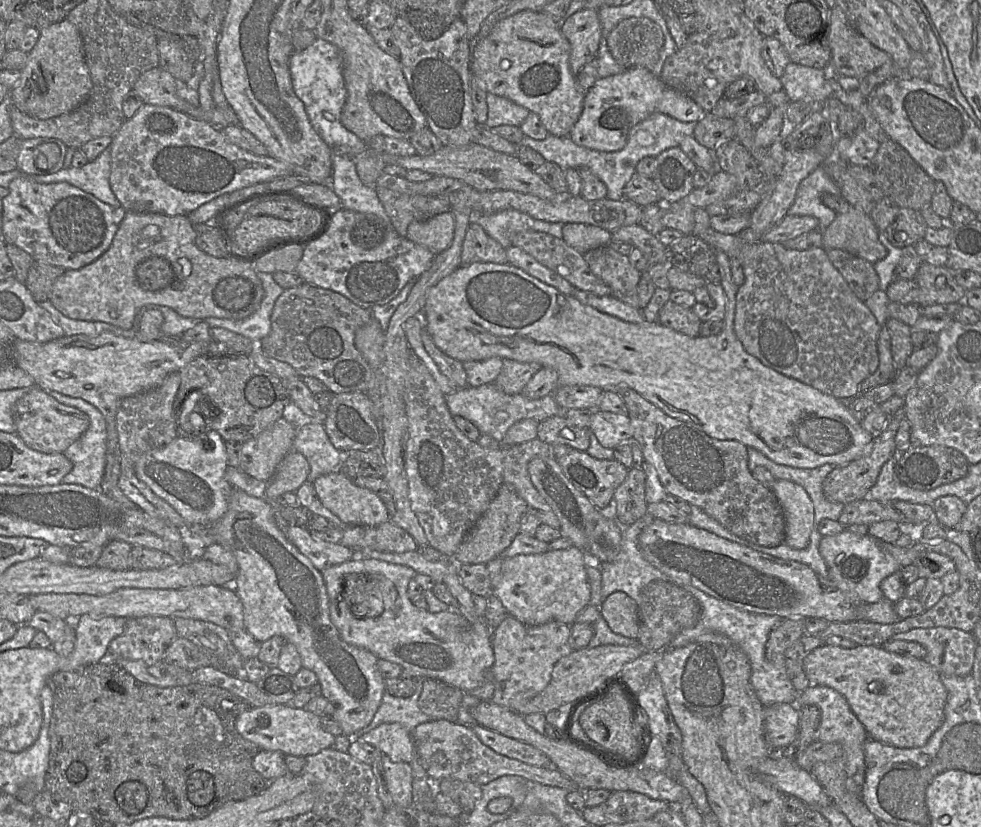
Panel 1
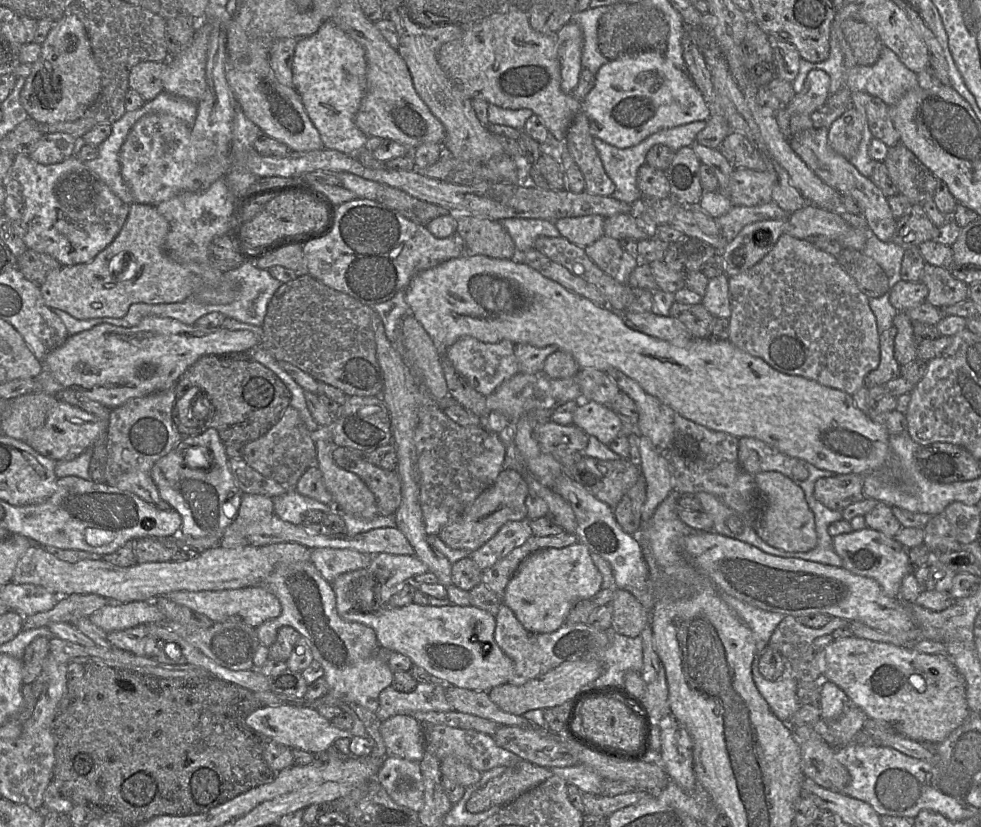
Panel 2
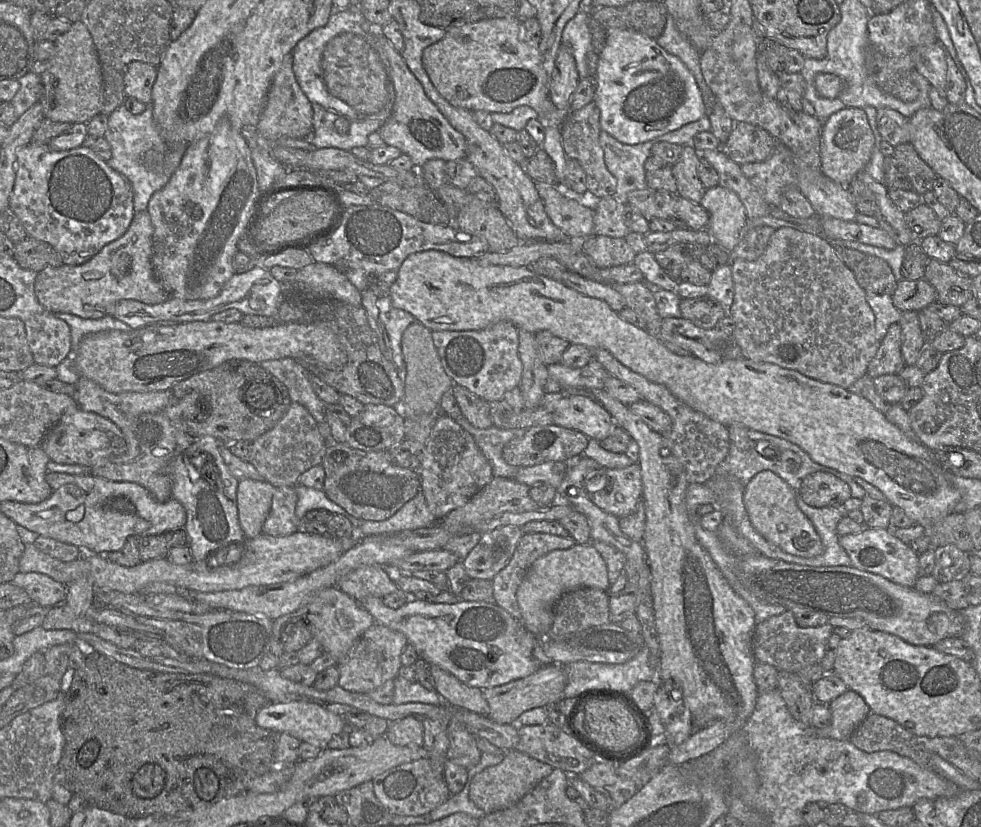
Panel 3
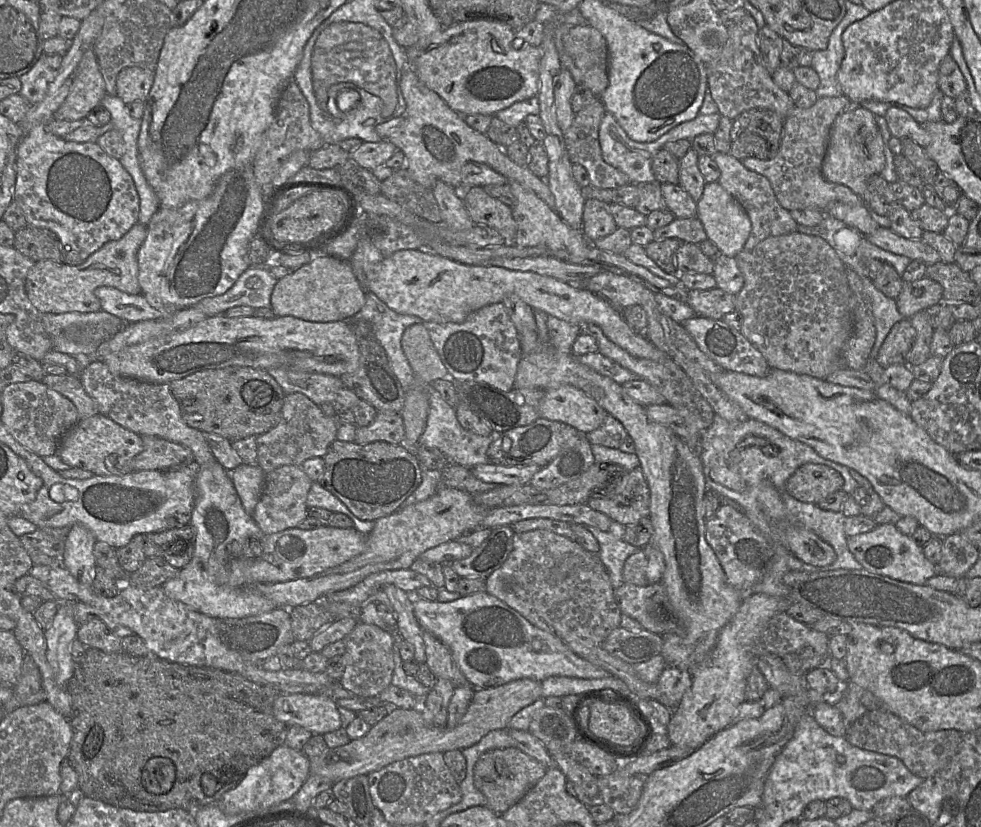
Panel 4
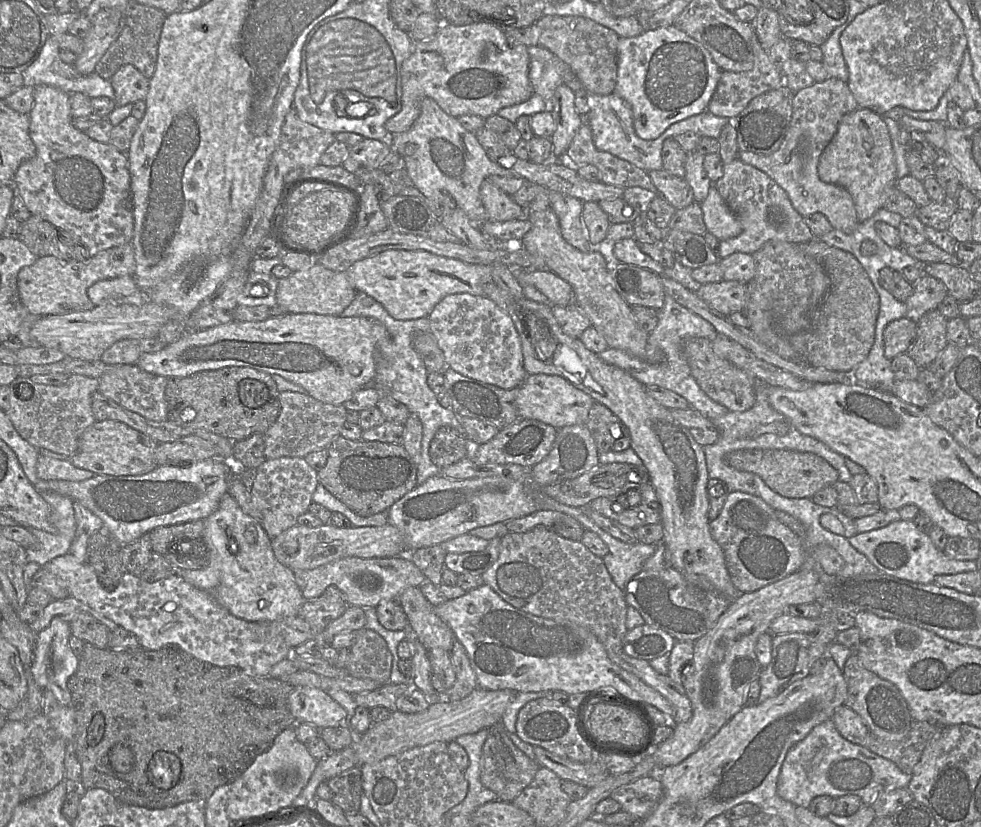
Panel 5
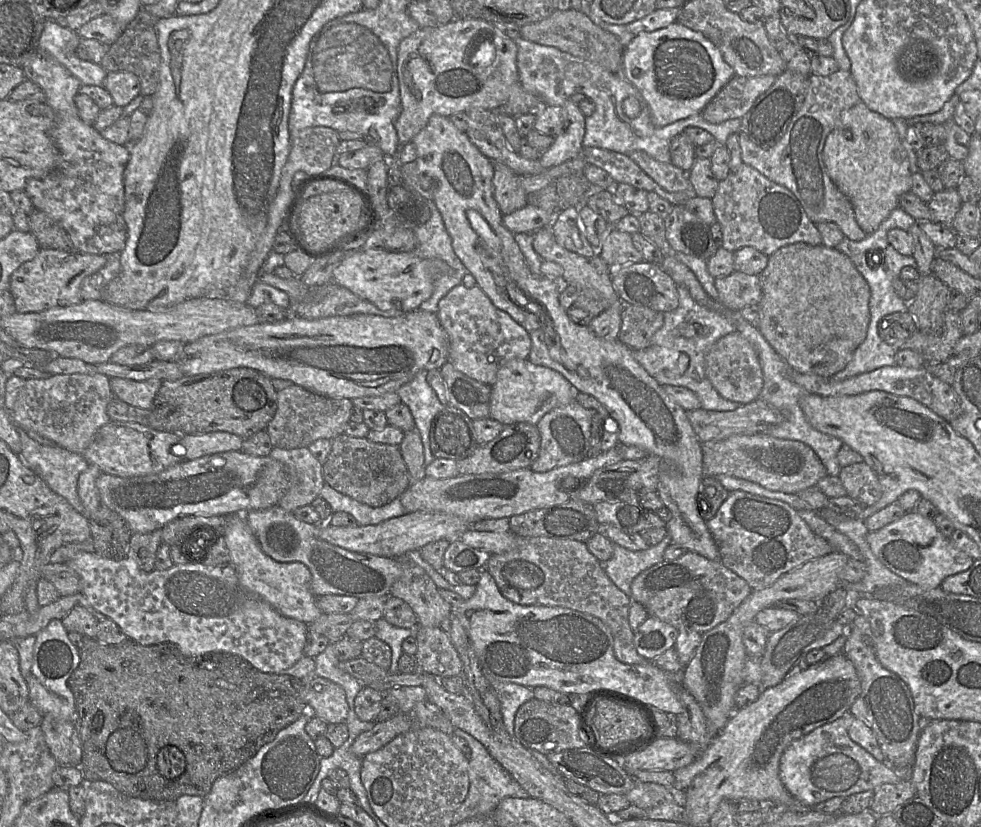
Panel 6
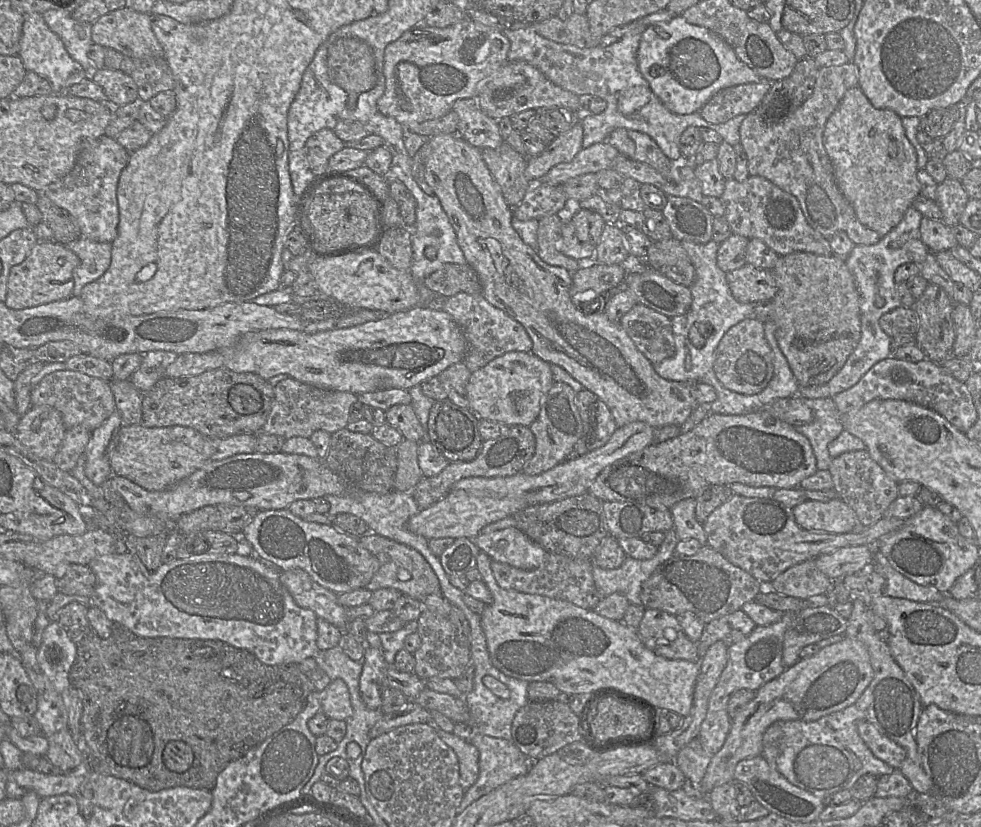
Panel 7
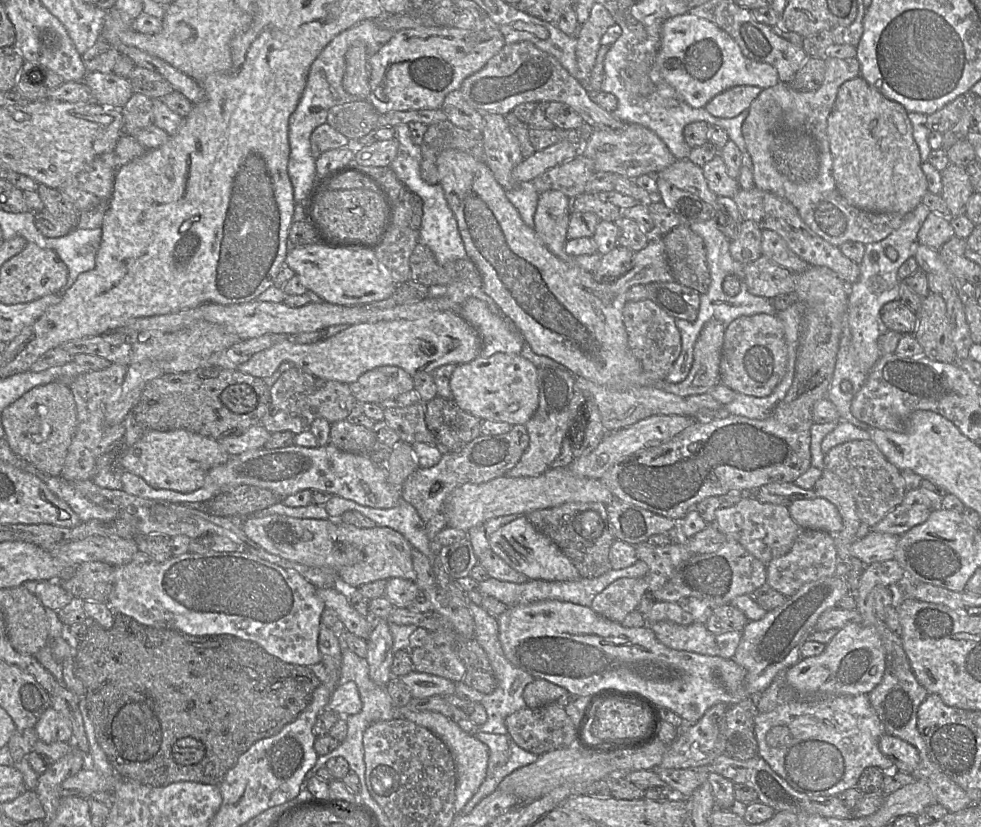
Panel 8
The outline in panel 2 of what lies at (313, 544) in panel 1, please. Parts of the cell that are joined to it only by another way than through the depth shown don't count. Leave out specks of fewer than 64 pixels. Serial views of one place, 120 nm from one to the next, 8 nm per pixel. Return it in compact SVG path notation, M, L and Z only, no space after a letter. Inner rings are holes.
M314 548L310 551L310 561L332 583L342 573L367 568L371 556L354 549Z

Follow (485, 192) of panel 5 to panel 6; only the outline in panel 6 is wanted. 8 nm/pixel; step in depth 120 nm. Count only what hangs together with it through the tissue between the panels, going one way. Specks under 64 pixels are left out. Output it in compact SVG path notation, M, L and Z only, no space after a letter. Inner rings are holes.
M493 162L493 167L493 195L502 214L507 215L524 207L528 194L522 186L522 176L501 162Z

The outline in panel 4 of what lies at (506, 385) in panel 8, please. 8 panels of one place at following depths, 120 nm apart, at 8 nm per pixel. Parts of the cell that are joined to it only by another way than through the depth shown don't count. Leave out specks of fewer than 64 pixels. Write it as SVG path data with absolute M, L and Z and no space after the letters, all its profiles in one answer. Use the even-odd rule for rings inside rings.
M567 384L545 390L538 410L540 418L572 426L582 435L597 429L607 414L584 391Z

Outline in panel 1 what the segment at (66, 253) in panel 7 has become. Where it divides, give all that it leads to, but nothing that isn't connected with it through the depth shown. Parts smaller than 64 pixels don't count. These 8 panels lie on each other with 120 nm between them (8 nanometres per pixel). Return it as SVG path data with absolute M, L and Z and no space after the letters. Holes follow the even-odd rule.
M127 211L116 231L112 244L107 251L95 261L82 268L65 270L64 273L54 282L49 300L47 301L52 303L61 313L72 319L106 322L122 329L130 329L133 326L136 313L142 307L147 305L167 306L186 318L215 317L241 320L254 313L260 306L264 296L262 283L258 277L258 272L254 268L254 263L237 260L230 255L225 258L211 256L202 251L196 245L195 239L194 226L188 219L187 215L173 216L153 212Z

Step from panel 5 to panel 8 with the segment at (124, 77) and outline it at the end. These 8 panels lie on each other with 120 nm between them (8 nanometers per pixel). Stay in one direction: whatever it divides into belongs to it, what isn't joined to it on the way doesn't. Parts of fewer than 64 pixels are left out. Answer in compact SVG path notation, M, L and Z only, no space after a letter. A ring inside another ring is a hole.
M88 72L83 81L90 88L94 102L116 109L122 109L134 93L129 79L114 72Z

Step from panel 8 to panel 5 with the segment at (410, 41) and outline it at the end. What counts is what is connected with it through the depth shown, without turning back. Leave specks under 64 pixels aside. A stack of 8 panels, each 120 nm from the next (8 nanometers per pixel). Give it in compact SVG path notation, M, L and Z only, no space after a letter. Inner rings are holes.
M488 21L465 25L442 23L430 39L414 42L411 53L403 61L402 108L385 122L385 128L393 134L408 130L418 118L421 102L425 97L434 99L442 110L453 117L470 114L486 119L497 114L501 108L522 103L534 94L528 71L528 46L508 43L505 31L499 25Z

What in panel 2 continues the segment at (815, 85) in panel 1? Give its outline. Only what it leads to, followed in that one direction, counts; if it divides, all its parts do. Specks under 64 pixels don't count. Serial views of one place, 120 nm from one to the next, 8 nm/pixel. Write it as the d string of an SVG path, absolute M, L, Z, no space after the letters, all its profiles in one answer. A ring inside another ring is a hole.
M837 11L835 20L831 27L829 40L829 56L820 63L811 63L809 61L800 60L799 72L792 82L793 90L796 94L801 92L805 79L811 70L822 70L830 77L830 95L835 94L841 88L847 87L850 92L865 92L872 97L876 97L883 101L887 106L893 106L908 91L920 87L918 84L917 74L908 69L897 57L897 55L888 47L883 46L881 54L877 62L871 66L854 65L846 68L844 65L844 56L841 48L841 39L843 38L841 30L842 12Z

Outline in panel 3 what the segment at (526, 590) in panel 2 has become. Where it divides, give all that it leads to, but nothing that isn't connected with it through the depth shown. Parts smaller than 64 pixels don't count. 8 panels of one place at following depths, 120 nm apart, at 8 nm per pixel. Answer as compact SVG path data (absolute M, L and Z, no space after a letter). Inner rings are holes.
M575 544L568 549L554 550L538 558L525 574L516 592L520 620L535 636L545 636L554 620L554 607L565 594L579 588L596 588L607 591L610 586L607 567L590 544Z

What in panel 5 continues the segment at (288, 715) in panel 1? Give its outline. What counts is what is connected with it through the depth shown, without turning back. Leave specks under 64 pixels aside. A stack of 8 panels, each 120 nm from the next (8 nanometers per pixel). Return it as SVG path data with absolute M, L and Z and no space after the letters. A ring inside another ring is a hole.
M294 687L289 695L289 708L296 722L305 722L318 729L344 724L346 710L326 691L312 687Z

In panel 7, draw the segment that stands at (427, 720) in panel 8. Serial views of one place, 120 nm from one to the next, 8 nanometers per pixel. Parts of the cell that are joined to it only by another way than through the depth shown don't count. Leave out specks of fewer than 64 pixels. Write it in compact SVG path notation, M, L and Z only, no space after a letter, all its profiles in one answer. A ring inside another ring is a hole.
M434 727L440 738L455 752L459 763L460 785L467 790L479 776L478 749L471 742L456 736L453 732Z

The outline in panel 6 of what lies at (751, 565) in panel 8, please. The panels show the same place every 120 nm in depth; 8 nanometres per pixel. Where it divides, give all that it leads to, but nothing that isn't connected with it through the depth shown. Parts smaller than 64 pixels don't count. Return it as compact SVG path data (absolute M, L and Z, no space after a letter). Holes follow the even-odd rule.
M687 551L673 560L663 560L644 570L631 583L632 601L642 604L649 615L676 629L690 629L703 634L729 618L750 595L752 588L719 561Z

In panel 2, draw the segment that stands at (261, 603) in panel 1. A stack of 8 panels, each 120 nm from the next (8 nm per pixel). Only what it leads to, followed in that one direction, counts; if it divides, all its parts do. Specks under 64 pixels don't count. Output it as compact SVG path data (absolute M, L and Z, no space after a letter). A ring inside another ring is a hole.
M311 561L278 566L261 584L274 594L281 604L281 614L256 628L259 641L269 648L276 640L279 629L290 626L304 637L315 661L324 669L328 694L339 700L356 703L375 712L379 695L392 685L393 671L379 657L379 643L375 631L358 622L342 619L336 609L336 595Z

